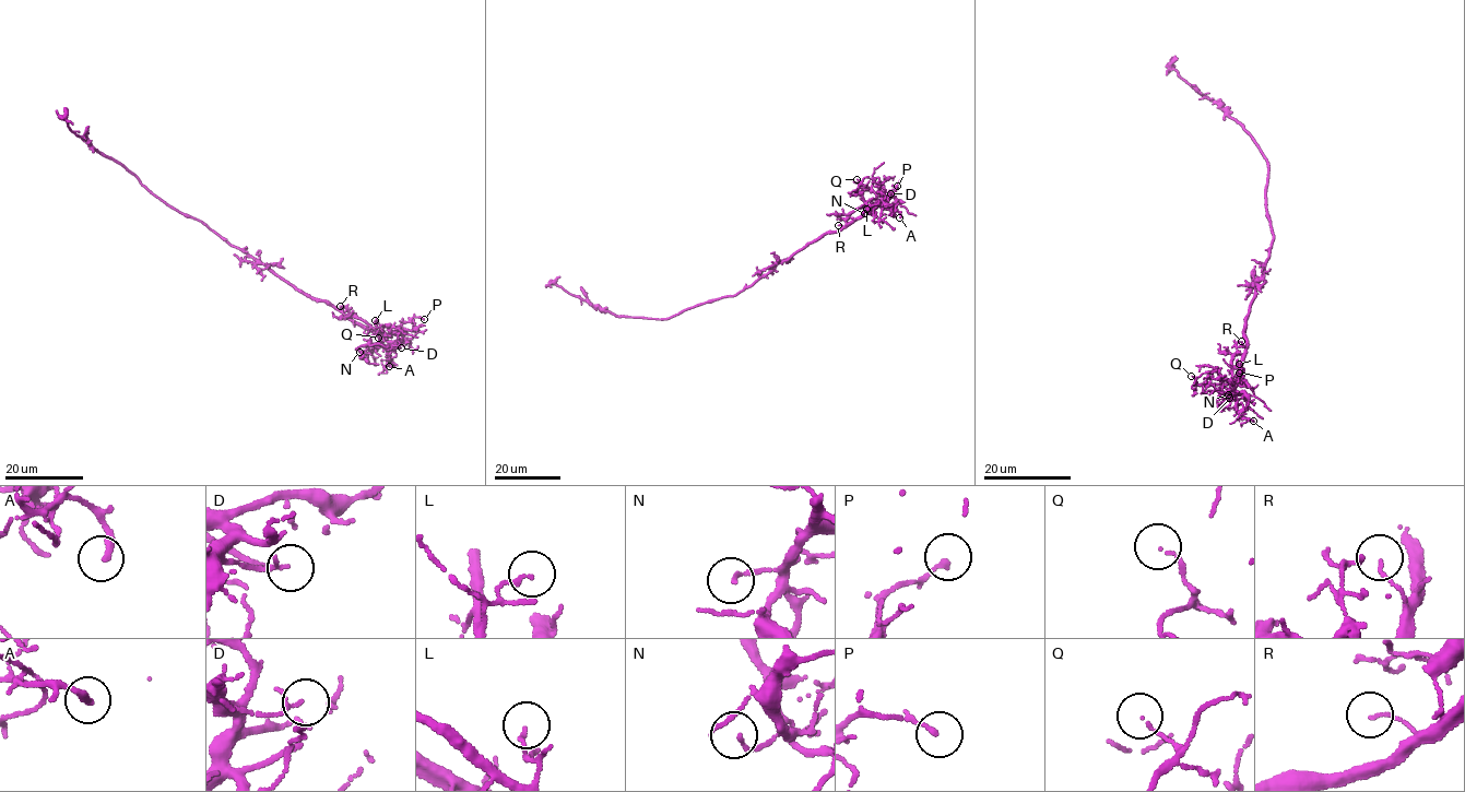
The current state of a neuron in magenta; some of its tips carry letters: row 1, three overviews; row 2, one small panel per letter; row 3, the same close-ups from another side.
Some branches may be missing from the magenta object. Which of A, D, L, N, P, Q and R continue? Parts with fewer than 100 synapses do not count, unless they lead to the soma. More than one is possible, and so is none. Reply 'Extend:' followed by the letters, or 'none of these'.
Extend: D

